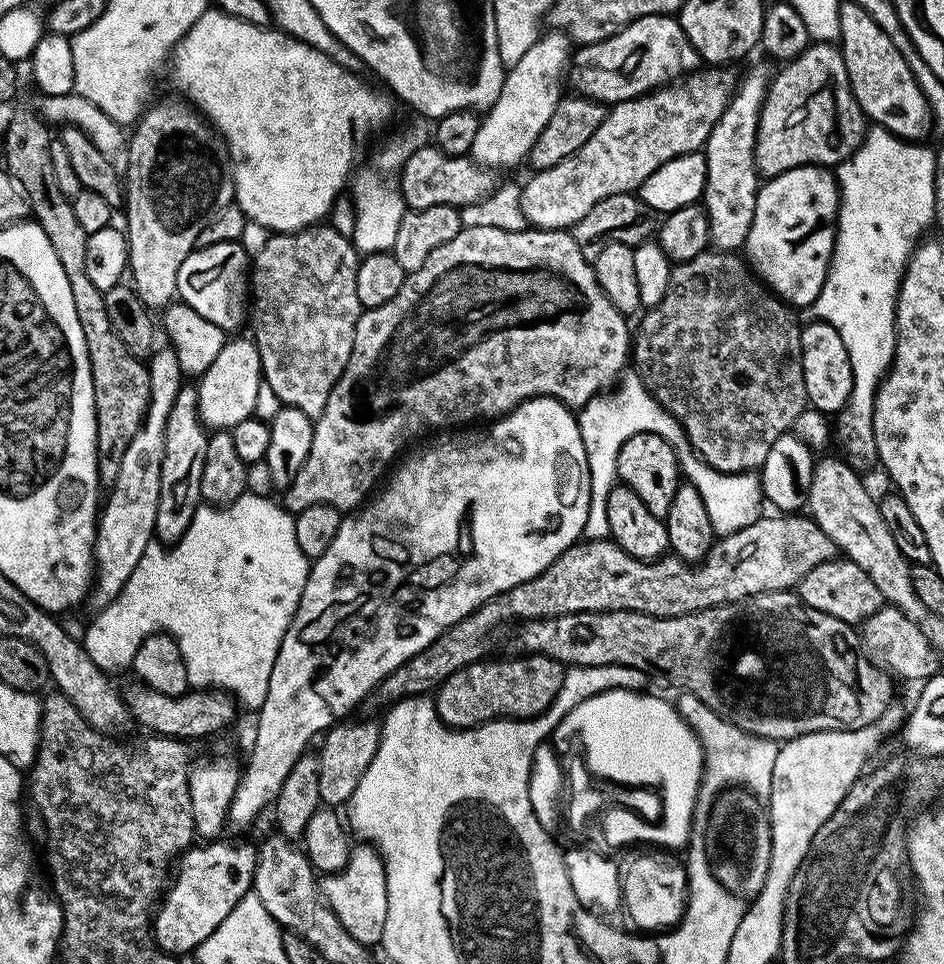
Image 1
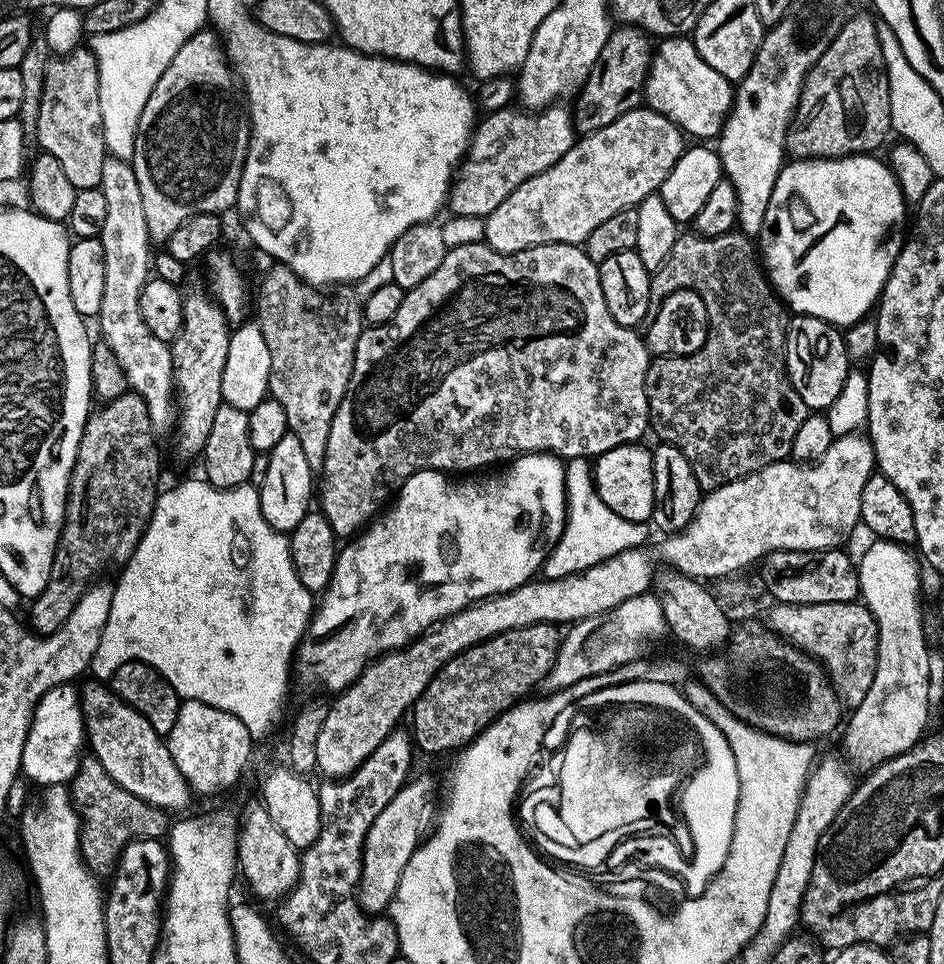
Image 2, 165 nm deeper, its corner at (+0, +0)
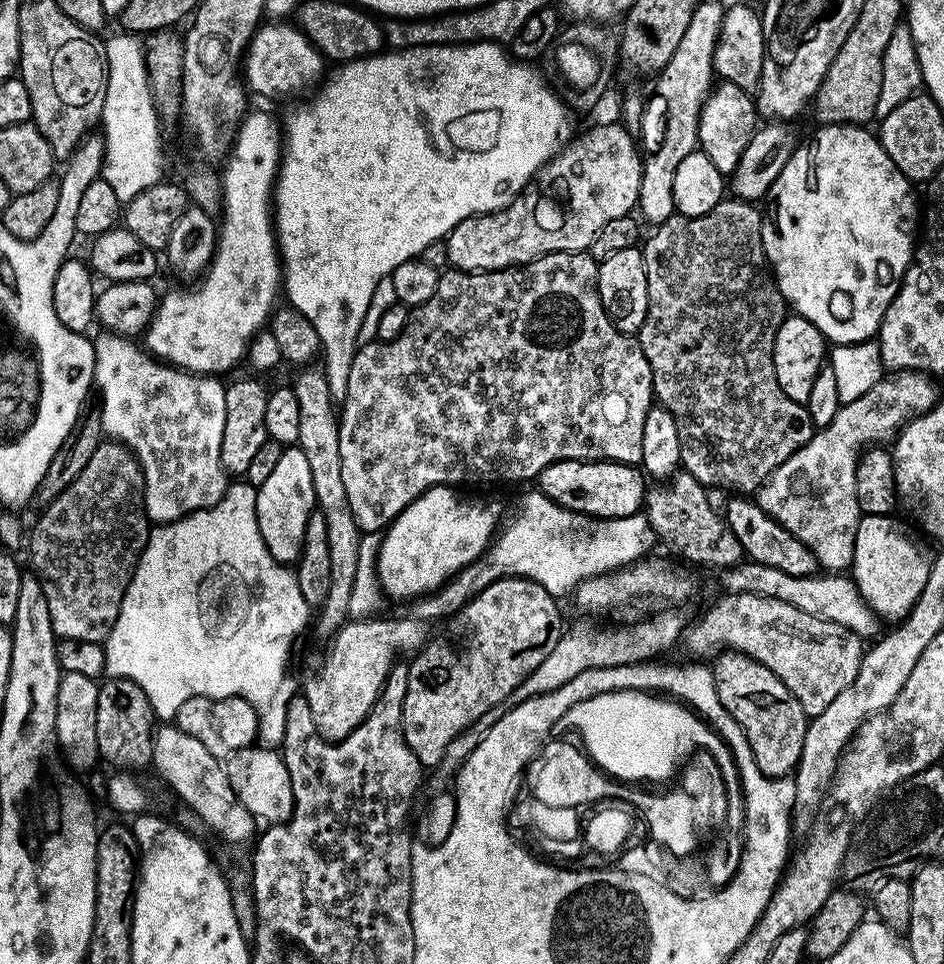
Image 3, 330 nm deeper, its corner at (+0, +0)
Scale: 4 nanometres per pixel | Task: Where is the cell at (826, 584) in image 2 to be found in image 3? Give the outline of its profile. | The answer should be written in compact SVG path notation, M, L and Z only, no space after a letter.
M740 494L733 495L731 498L733 500L722 508L722 515L732 533L738 538L745 557L751 563L774 566L774 570L782 570L782 574L817 575L818 565L814 554L798 538L794 538L790 530L786 530L773 516L766 514L766 510L761 508L755 499L745 498Z

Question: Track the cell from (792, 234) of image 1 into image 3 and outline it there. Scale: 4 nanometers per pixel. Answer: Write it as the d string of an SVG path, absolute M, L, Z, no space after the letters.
M824 124L809 138L808 141L797 143L792 151L792 157L786 162L782 174L772 183L770 201L772 200L772 217L765 219L762 224L764 238L764 256L768 259L776 285L780 287L780 295L790 305L791 311L798 316L804 316L824 336L825 341L833 345L856 344L873 339L879 333L880 323L895 298L900 282L904 279L904 272L914 259L914 236L912 240L912 219L918 216L918 200L912 193L913 181L907 180L890 162L884 153L884 147L878 143L877 137L868 133L864 126L846 124Z

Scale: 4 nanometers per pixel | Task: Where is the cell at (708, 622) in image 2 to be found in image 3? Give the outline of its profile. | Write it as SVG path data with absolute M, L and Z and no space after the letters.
M725 650L710 664L714 686L722 706L742 726L764 776L788 778L800 763L802 744L810 717L802 710L798 698L762 662L741 652Z

